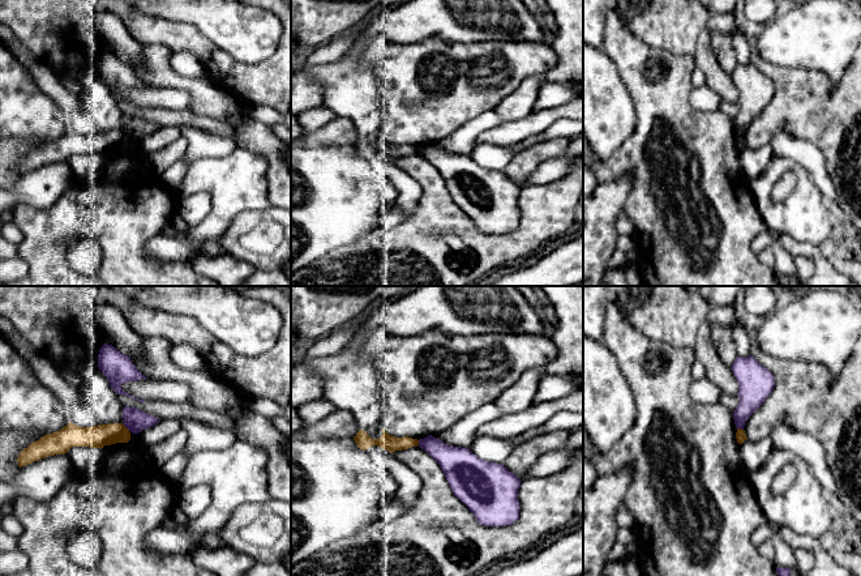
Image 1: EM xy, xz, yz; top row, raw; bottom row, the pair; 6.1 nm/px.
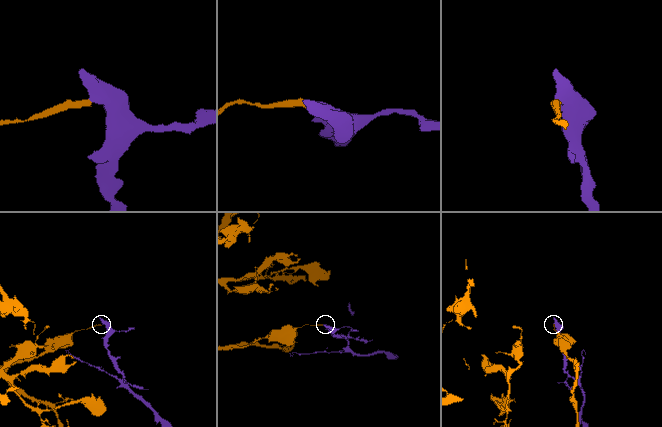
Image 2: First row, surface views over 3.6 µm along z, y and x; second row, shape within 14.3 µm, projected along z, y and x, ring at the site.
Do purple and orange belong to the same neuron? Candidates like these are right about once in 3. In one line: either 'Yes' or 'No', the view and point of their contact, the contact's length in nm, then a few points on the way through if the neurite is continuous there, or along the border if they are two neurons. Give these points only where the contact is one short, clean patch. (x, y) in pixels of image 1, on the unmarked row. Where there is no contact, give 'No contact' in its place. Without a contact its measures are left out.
No. Touches purple at xy (125, 133). Shared border 70 nm. Boundary: xy (123, 129), (129, 137)

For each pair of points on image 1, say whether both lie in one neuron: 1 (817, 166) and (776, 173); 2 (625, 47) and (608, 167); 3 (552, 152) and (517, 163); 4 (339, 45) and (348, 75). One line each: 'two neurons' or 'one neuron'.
1: two neurons
2: one neuron
3: one neuron
4: two neurons

